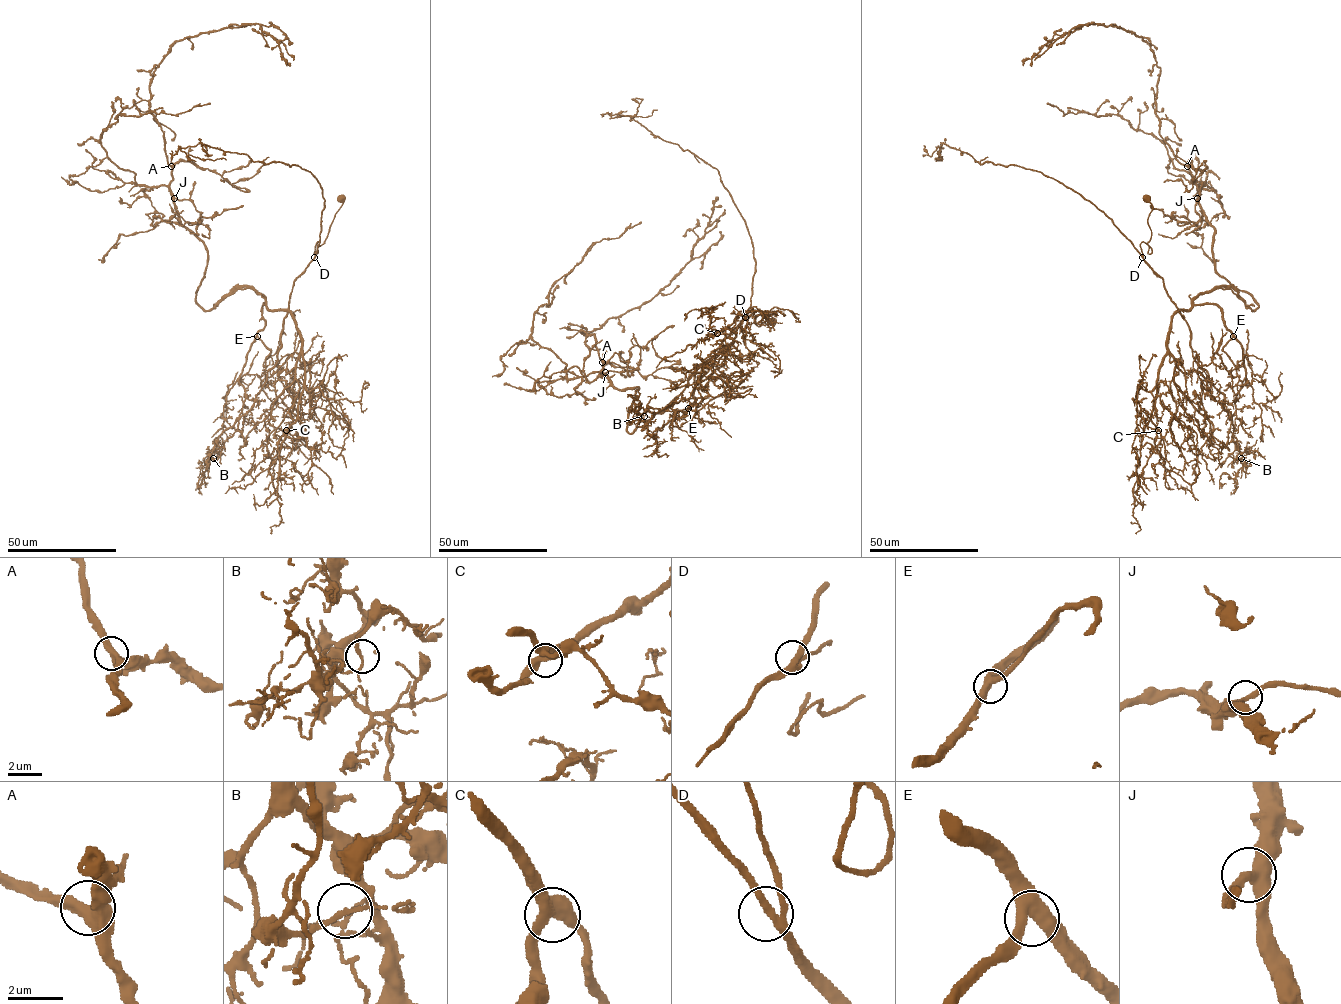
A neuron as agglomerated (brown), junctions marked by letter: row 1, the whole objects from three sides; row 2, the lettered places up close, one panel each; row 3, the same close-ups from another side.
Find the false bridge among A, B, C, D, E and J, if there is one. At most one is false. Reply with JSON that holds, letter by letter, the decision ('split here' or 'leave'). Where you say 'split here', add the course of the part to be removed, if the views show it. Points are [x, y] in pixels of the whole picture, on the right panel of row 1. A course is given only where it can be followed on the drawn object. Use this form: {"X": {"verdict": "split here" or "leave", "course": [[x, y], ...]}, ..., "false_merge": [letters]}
{"A": {"verdict": "leave"}, "B": {"verdict": "split here", "course": [[1241, 458], [1224, 395], [1192, 355], [1188, 325], [1111, 219], [1038, 171], [979, 164], [946, 144], [934, 160]]}, "C": {"verdict": "leave"}, "D": {"verdict": "leave"}, "E": {"verdict": "leave"}, "J": {"verdict": "leave"}, "false_merge": ["B"]}

